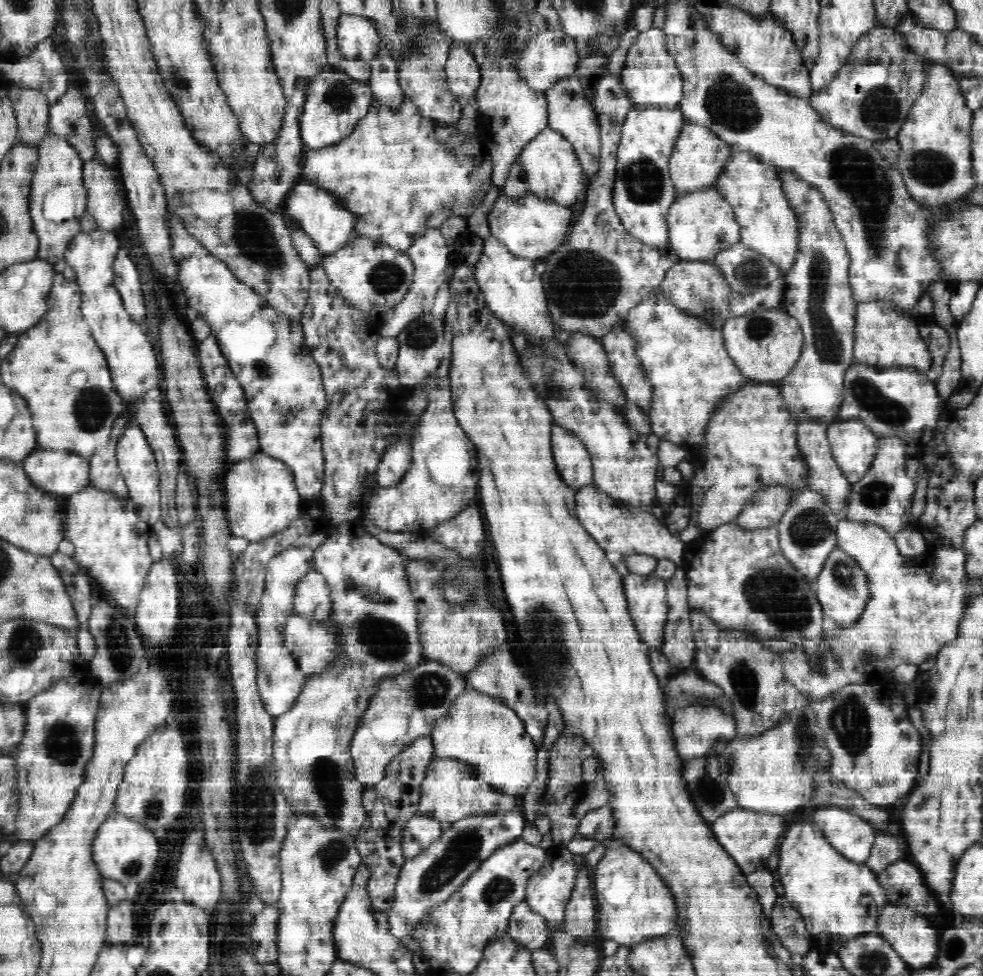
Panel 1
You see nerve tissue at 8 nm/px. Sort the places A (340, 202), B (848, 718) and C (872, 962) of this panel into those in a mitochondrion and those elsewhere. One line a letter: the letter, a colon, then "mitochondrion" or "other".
A: other
B: mitochondrion
C: mitochondrion

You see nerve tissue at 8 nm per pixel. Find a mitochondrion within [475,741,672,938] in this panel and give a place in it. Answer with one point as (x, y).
(498, 888)

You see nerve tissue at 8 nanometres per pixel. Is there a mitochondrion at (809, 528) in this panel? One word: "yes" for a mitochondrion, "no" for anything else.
yes

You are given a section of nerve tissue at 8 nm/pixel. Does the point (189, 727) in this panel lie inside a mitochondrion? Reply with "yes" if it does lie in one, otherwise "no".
no

